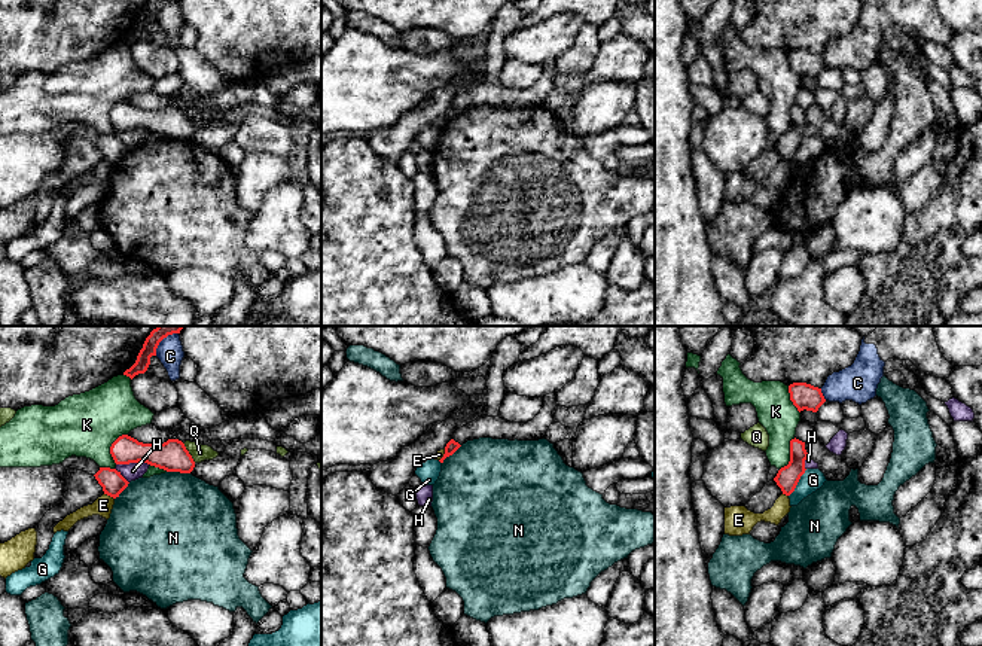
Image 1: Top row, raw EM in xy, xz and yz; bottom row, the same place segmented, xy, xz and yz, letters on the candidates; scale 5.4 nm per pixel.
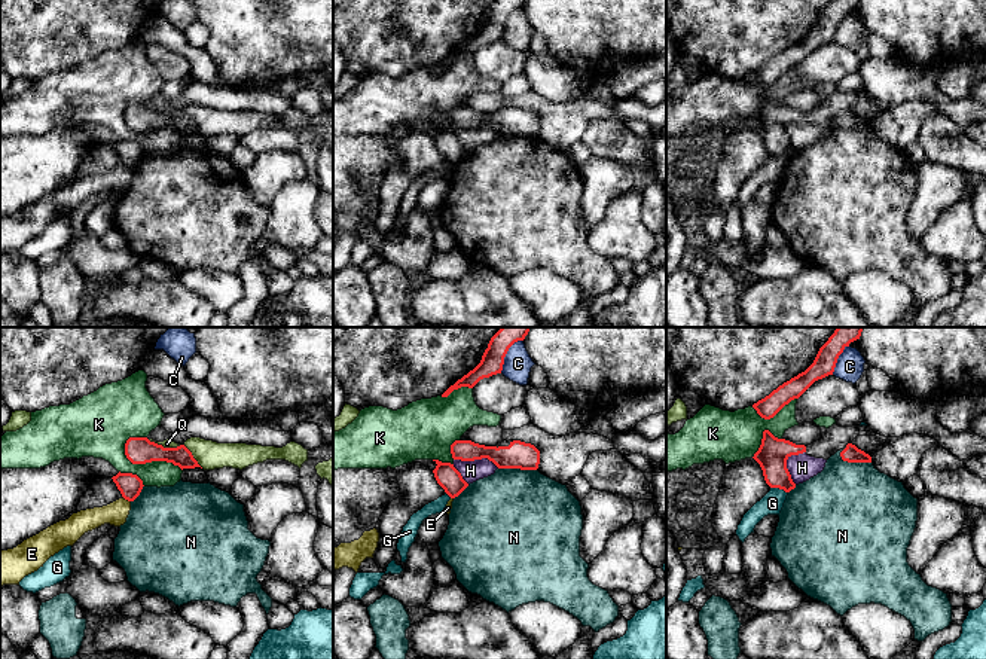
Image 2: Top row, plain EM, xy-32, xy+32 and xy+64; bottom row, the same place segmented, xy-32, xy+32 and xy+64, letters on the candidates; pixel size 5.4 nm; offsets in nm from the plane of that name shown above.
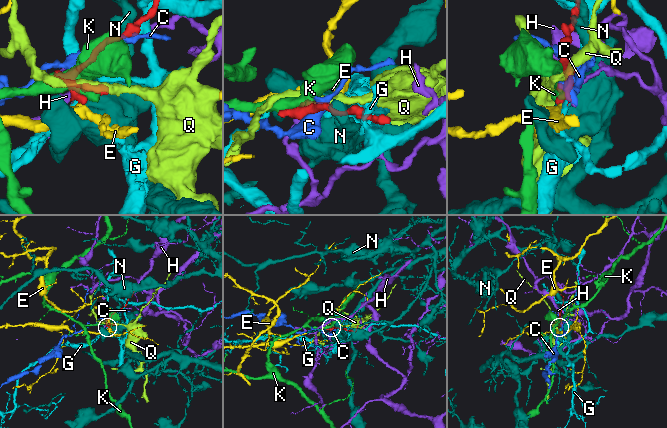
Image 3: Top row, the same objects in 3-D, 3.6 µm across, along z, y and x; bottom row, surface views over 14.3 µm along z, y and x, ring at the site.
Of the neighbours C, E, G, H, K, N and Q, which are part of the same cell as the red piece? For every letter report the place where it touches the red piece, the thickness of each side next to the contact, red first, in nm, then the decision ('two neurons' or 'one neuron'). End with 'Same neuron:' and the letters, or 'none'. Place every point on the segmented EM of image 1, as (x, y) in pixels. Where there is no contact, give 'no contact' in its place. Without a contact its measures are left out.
C: yz (822, 395) | 140/200 nm | two neurons
E: xy (109, 494) | 120/100 nm | two neurons
G: yz (798, 481) | 120/120 nm | two neurons
H: xy (134, 462) | 170/90 nm | two neurons
K: xy (110, 447) | 150/340 nm | two neurons
N: xy (179, 471) | 170/480 nm | two neurons
Q: xy (188, 453) | 170/90 nm | two neurons
Same neuron: none

